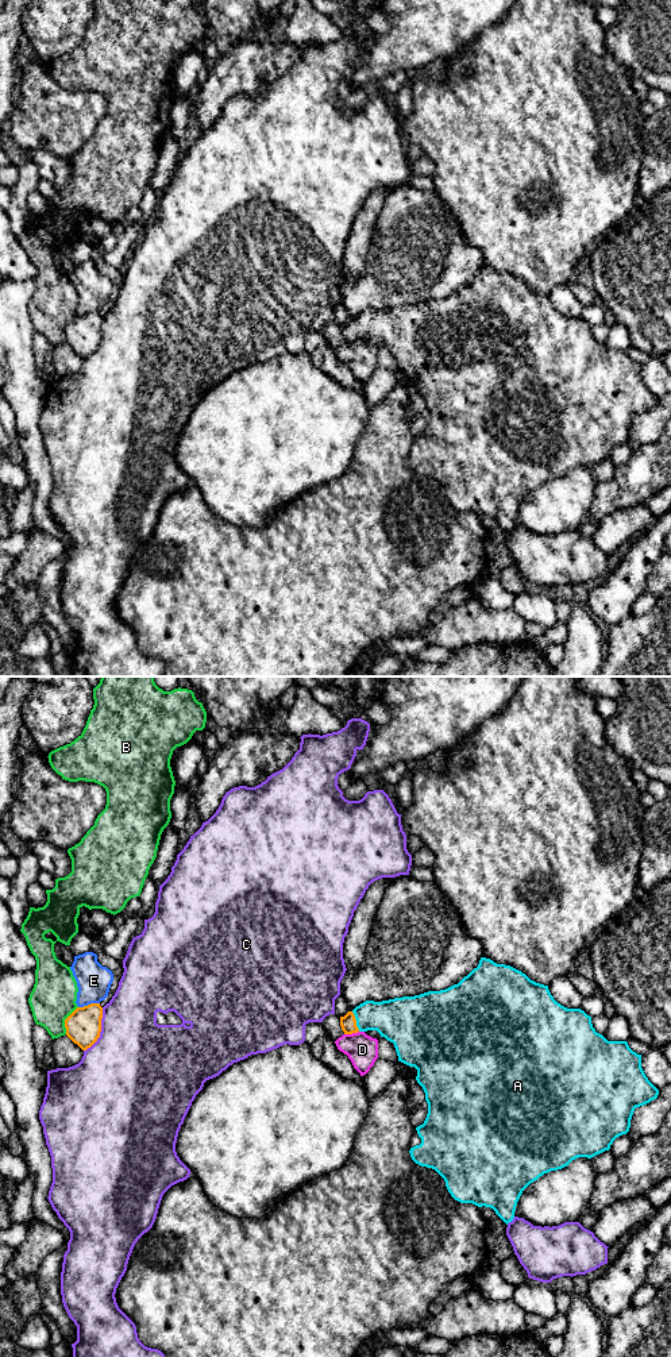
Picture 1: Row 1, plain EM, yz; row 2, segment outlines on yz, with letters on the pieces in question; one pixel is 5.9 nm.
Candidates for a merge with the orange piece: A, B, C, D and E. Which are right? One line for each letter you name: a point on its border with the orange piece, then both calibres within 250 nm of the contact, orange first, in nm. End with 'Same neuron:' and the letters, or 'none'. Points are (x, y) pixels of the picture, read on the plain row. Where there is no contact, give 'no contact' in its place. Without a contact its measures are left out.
A: contact yz (355, 330); calibres 100 and 260 nm
Same neuron: A

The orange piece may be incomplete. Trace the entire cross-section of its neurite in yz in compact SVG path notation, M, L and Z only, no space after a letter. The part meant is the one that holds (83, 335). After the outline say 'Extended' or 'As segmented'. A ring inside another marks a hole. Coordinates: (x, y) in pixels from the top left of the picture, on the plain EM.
M90 312L77 316L66 328L66 344L82 359L90 356L101 340L103 316L100 312Z. As segmented

